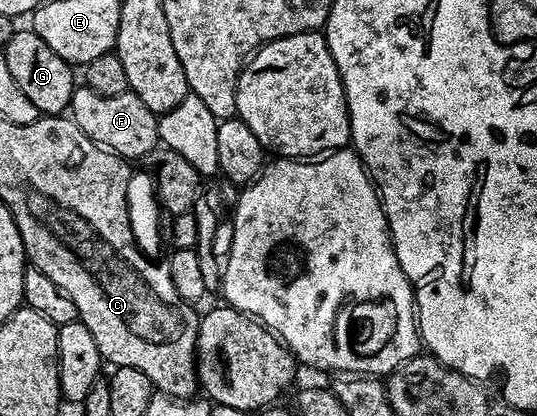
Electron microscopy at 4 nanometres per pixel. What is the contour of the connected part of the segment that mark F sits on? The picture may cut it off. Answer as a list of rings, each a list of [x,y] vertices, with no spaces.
[[[82,85],[76,86],[71,98],[69,115],[81,129],[81,133],[85,133],[85,137],[89,137],[98,147],[104,147],[106,151],[113,152],[113,154],[118,155],[124,161],[132,161],[131,159],[146,160],[151,152],[156,150],[161,143],[159,119],[152,111],[145,109],[145,101],[141,101],[141,97],[137,97],[130,89],[117,97],[101,97],[97,93],[93,93],[93,89]]]

